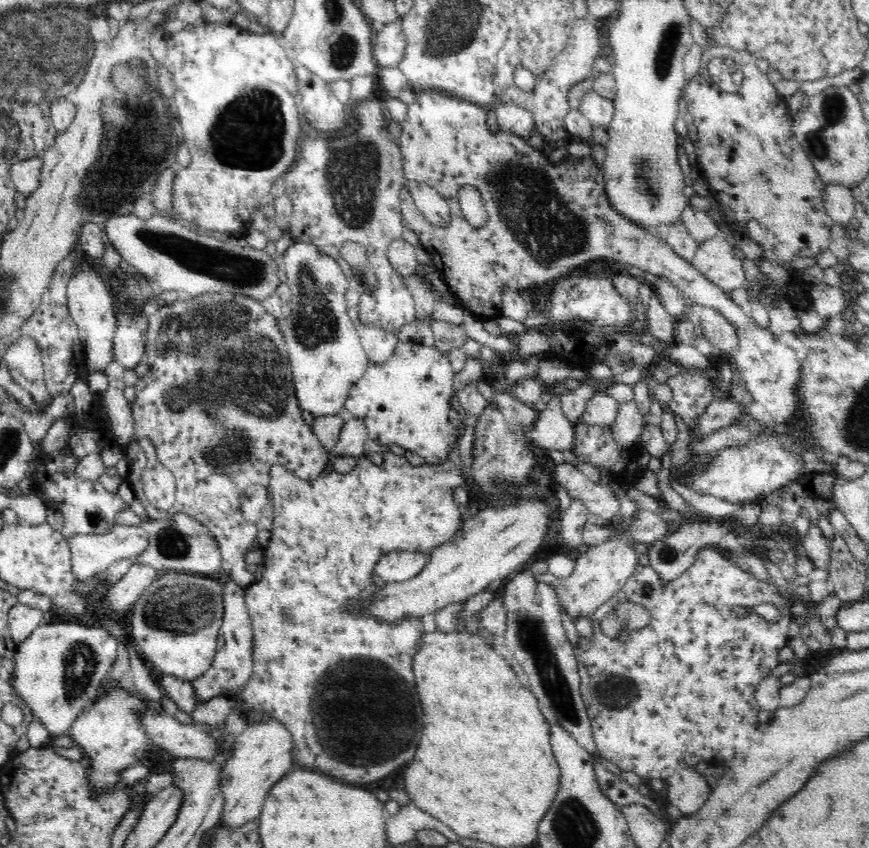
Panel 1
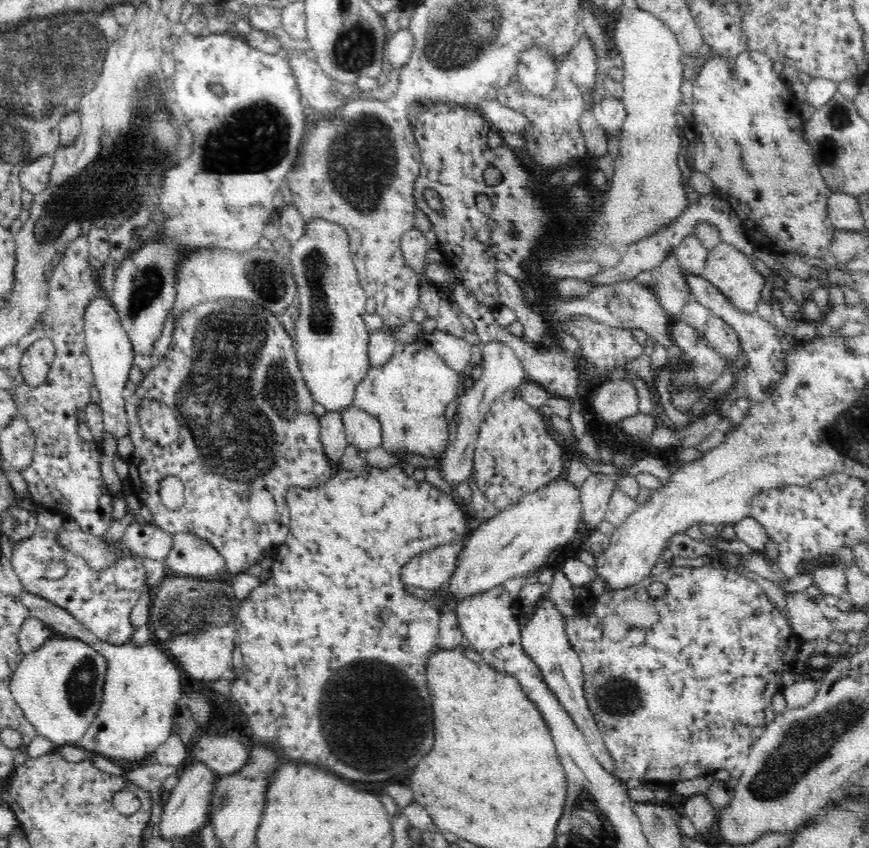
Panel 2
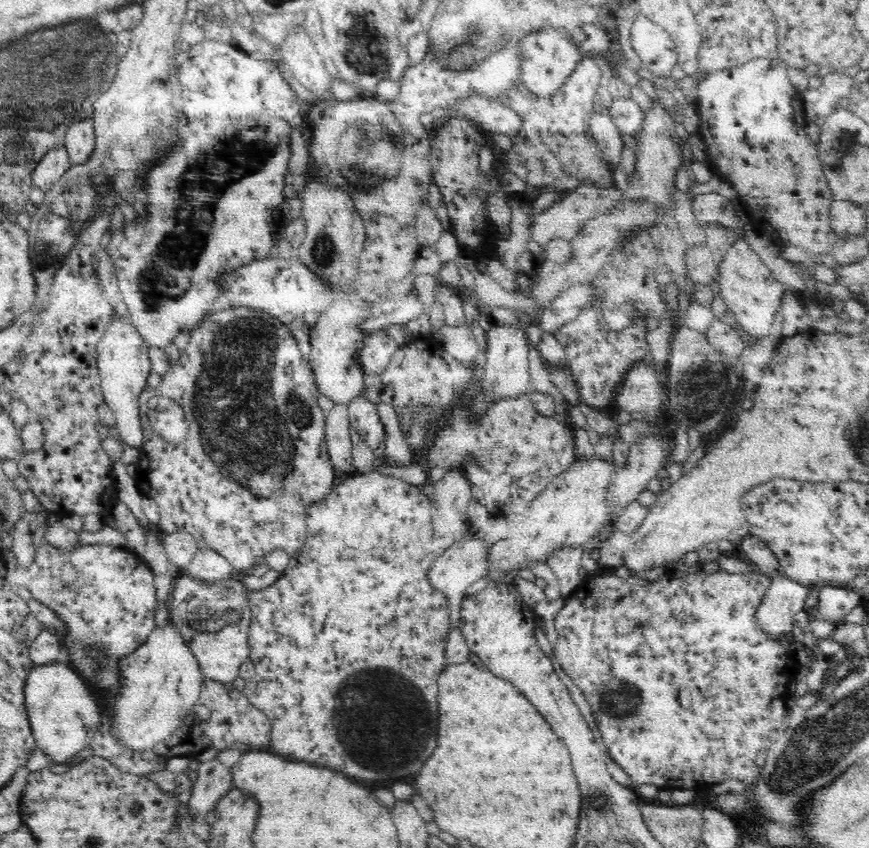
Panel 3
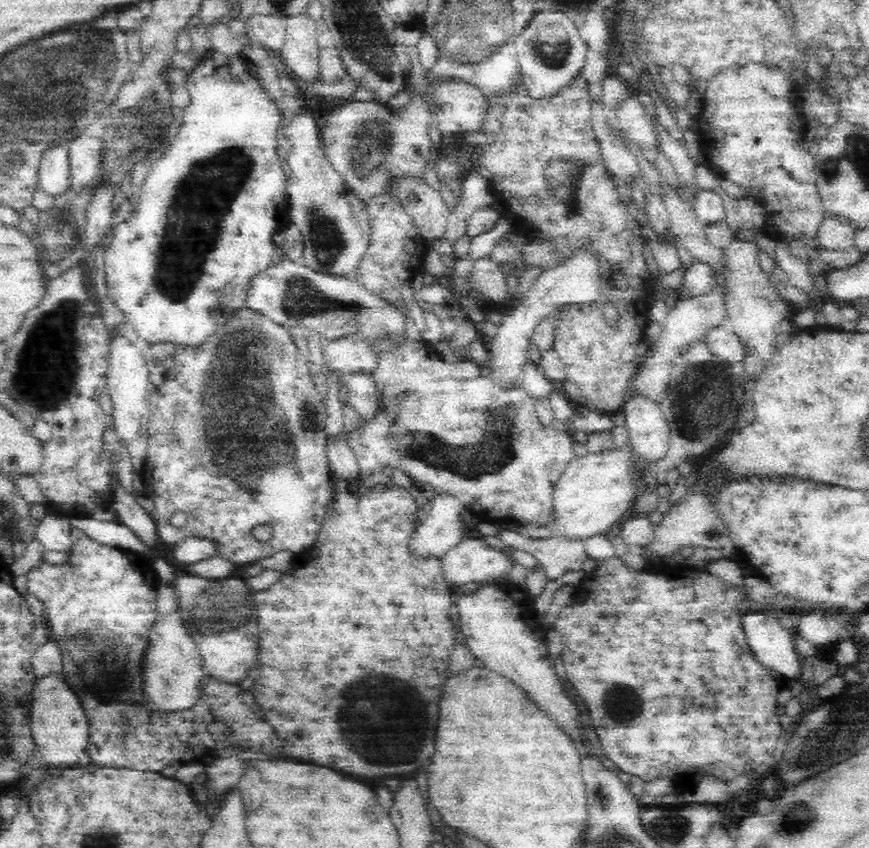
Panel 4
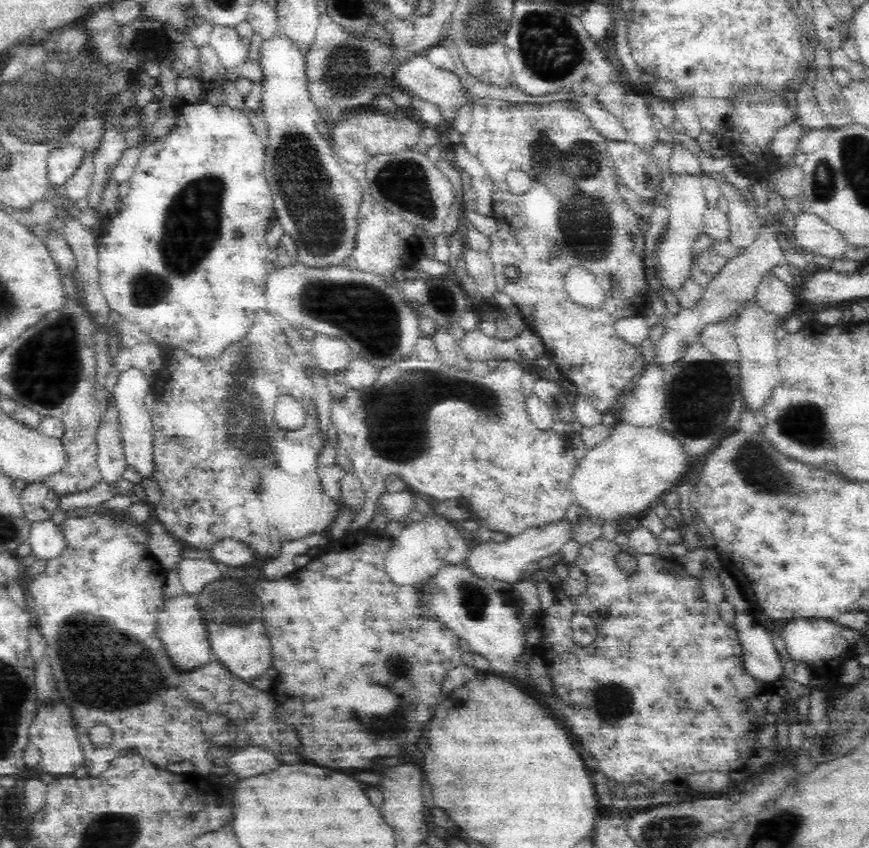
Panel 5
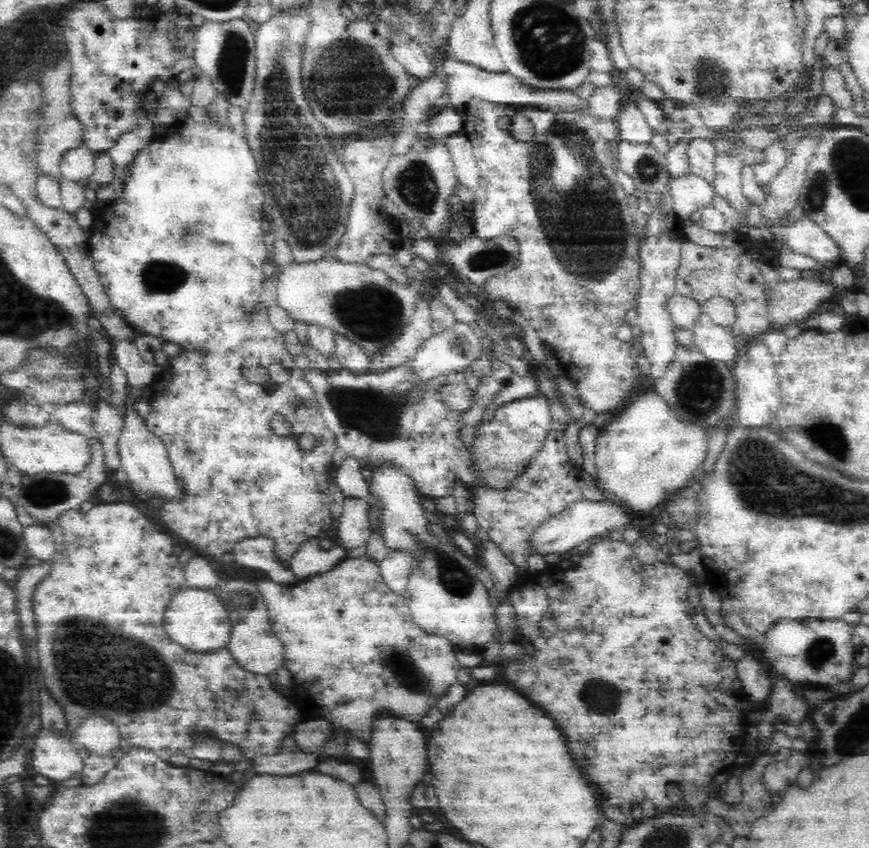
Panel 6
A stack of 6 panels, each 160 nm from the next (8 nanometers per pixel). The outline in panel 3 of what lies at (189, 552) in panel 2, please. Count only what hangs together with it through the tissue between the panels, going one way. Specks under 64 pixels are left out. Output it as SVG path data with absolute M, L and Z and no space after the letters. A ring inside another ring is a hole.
M200 548L194 558L183 567L182 571L192 575L196 579L207 581L223 580L238 574L221 554L215 550Z

